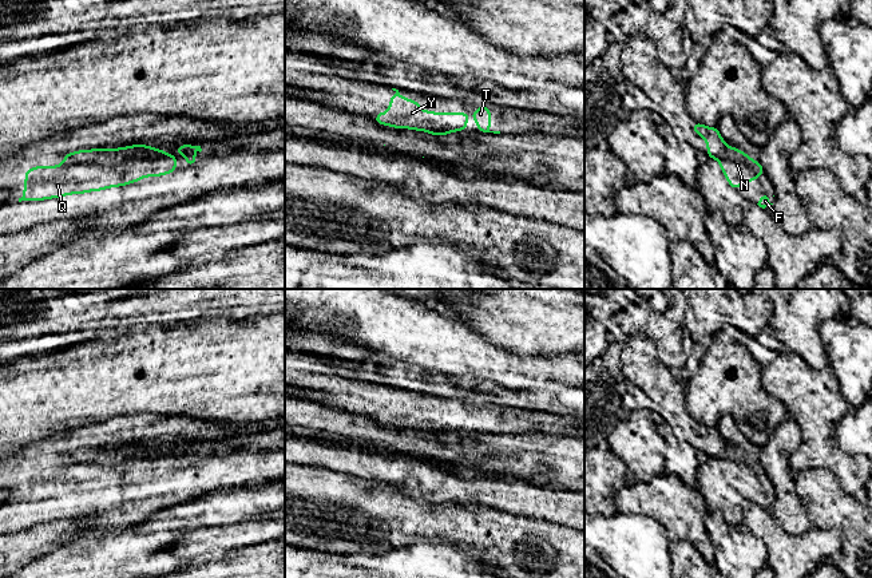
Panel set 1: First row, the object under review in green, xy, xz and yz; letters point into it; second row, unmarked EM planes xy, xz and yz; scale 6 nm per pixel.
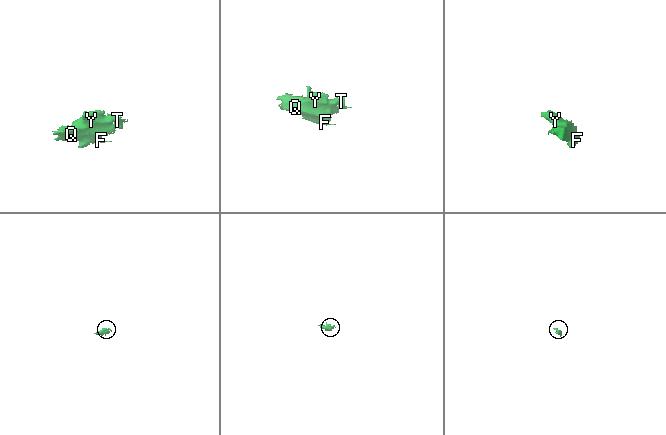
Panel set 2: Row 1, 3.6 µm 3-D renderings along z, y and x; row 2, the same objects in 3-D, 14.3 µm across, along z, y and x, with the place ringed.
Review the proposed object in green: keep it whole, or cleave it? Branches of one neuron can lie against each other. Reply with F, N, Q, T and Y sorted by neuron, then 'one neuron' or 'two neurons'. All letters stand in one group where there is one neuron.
F N Q / T Y; two neurons

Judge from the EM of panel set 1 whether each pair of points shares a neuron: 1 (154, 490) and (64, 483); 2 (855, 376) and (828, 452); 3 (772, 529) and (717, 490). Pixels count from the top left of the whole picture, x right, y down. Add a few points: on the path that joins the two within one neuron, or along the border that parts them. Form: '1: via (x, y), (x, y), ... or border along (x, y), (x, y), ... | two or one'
1: via (131, 486), (87, 483) | one
2: border along (833, 371), (840, 392), (849, 406) | two
3: border along (745, 499), (740, 526) | two

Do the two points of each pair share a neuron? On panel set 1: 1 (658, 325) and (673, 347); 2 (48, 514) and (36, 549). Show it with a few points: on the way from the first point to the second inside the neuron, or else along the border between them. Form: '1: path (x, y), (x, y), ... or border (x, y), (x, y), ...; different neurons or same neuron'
1: path (662, 331), (673, 341); same neuron
2: border (76, 519), (54, 519), (16, 531); different neurons

